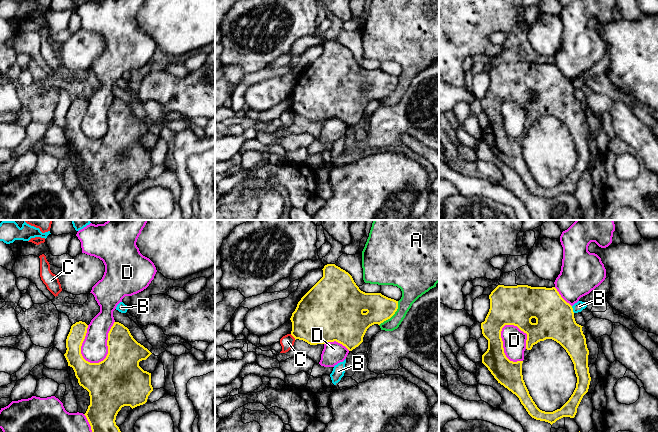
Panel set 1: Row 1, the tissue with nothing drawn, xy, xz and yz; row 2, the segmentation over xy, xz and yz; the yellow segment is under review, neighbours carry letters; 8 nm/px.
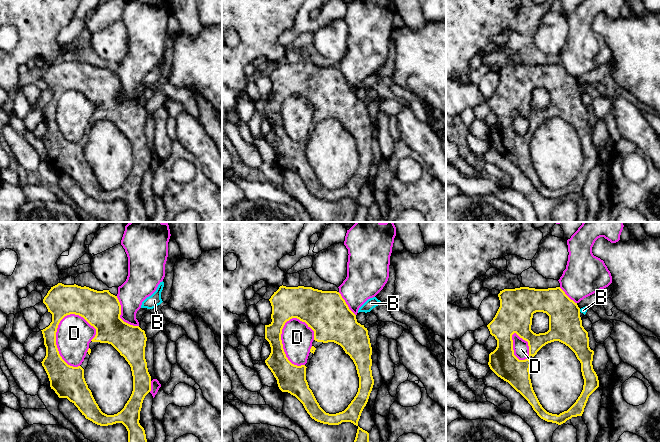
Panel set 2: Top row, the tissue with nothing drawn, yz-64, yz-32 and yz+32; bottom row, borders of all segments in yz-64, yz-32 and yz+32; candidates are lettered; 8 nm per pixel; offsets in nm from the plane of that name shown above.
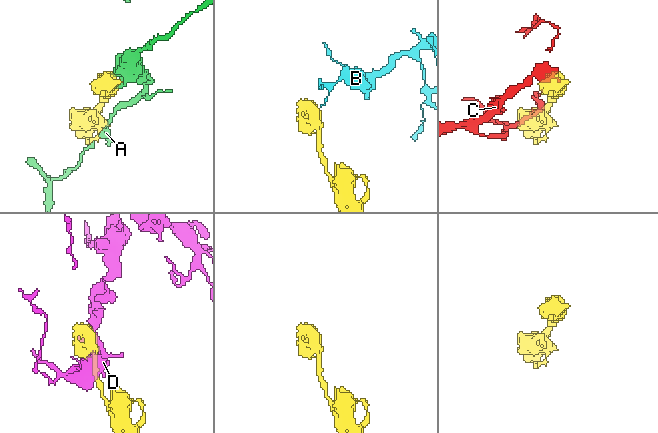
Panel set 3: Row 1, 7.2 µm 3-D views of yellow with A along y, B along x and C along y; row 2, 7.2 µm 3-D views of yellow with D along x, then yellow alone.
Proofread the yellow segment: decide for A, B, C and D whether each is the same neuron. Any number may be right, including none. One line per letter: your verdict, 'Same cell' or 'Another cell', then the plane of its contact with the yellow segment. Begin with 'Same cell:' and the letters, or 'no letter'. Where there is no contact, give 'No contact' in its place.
Same cell: no letter
A: Another cell. Touches yellow in xz
B: Another cell. Touches yellow in yz
C: Another cell. Touches yellow in xz
D: Another cell. Touches yellow in xy

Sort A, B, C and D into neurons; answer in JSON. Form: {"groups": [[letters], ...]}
{"groups": [["A"], ["B"], ["C"], ["D"]]}

